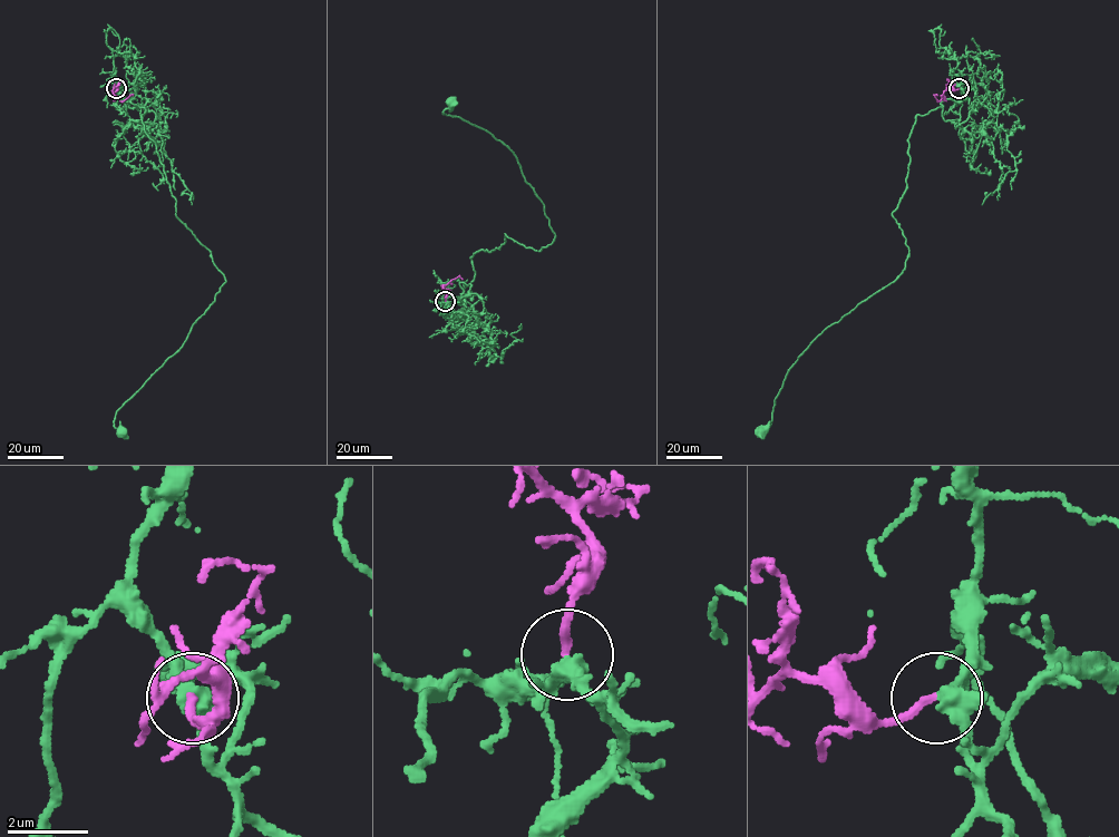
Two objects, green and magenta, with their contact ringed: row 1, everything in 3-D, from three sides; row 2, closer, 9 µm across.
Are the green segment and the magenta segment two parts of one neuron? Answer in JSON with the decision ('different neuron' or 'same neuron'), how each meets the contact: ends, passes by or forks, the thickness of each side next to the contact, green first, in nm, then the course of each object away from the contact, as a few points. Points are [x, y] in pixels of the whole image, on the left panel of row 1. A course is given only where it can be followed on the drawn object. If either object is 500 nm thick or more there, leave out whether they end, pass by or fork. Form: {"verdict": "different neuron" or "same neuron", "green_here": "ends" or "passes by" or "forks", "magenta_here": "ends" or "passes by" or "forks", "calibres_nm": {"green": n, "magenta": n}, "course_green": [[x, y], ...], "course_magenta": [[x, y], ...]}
{"verdict": "same neuron", "green_here": "forks", "magenta_here": "ends", "calibres_nm": {"green": 320, "magenta": 190}, "course_green": [[116, 88], [144, 108], [142, 120], [175, 215], [225, 280], [185, 342], [116, 412], [120, 430]], "course_magenta": [[116, 88], [113, 93], [123, 101], [133, 94]]}

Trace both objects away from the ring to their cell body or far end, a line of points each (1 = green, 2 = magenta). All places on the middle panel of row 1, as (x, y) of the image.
1: (445, 301), (505, 234), (535, 251), (555, 236), (514, 154), (443, 113), (450, 101)
2: (445, 301), (446, 292), (441, 285), (459, 276), (463, 279)

